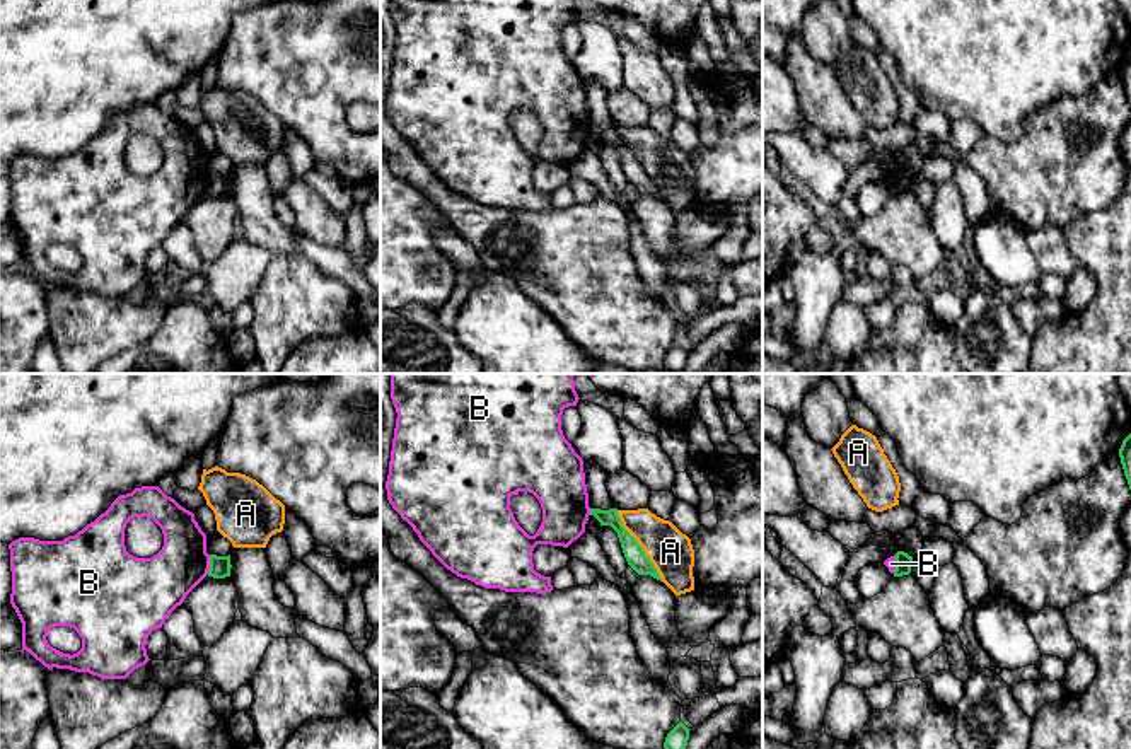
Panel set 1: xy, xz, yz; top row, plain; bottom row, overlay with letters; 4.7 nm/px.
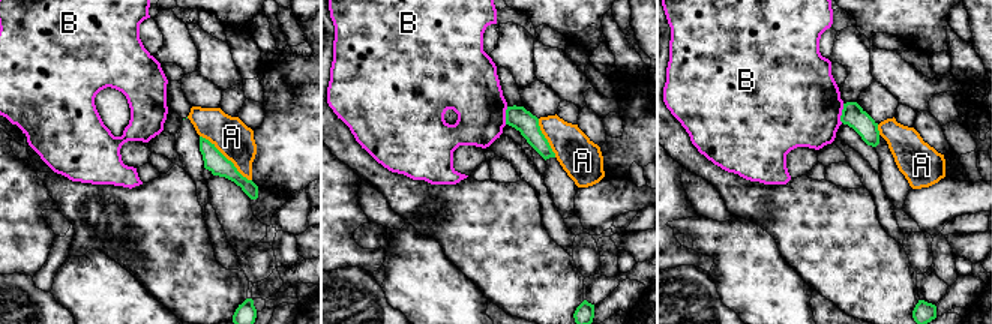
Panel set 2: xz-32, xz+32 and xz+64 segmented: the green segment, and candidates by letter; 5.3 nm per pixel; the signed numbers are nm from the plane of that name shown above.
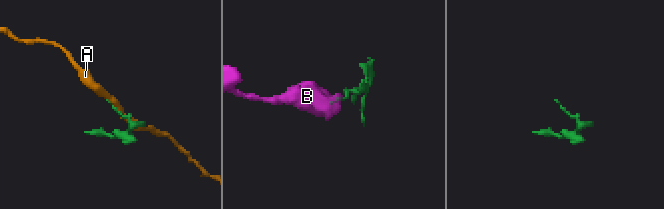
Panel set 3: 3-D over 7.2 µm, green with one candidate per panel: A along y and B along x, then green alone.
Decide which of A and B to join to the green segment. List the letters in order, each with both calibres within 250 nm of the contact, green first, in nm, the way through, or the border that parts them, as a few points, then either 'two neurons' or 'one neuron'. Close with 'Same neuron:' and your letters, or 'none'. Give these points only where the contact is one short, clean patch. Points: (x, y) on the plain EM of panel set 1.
A: 90/200 nm | two neurons
B: 100/260 nm | along xy (210, 173), (207, 191) | two neurons
Same neuron: none

